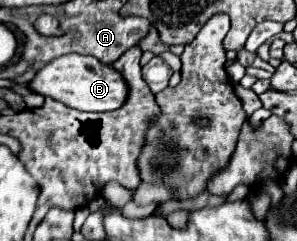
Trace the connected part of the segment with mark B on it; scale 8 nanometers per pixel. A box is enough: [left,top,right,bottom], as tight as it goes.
[28,54,126,112]

